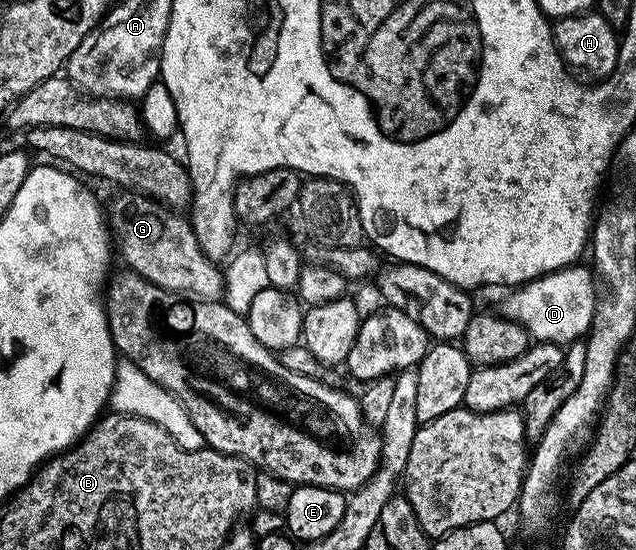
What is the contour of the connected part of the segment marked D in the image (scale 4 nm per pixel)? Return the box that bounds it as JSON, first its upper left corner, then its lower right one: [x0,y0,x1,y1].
[500,264,598,344]

